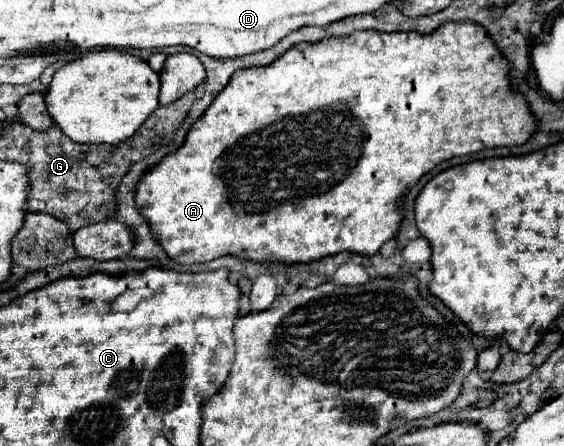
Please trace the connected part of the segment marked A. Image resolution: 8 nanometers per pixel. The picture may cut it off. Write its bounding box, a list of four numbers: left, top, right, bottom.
[135,23,535,265]

